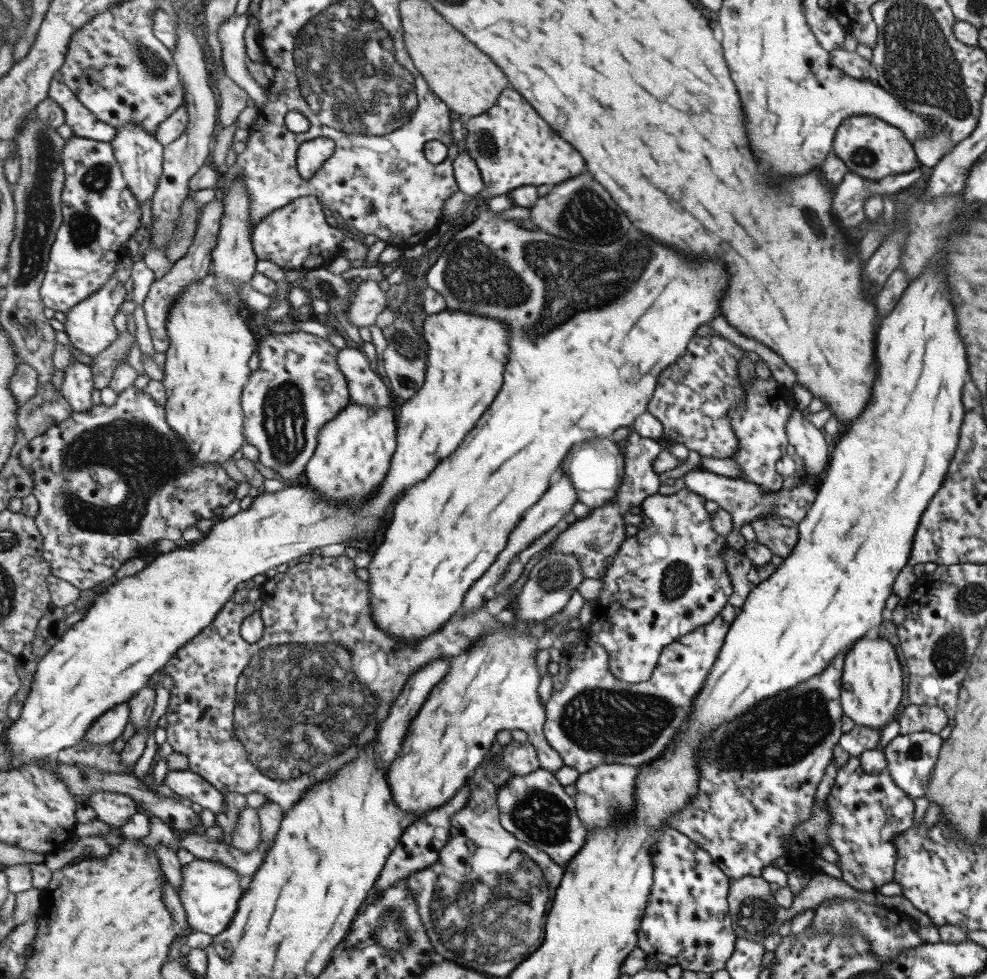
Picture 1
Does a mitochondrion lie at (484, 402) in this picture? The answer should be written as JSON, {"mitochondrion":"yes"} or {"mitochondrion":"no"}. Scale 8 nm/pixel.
{"mitochondrion":"no"}

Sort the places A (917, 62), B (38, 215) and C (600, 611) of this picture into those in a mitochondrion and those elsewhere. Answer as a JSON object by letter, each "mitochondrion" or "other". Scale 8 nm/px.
{"A":"mitochondrion","B":"mitochondrion","C":"other"}

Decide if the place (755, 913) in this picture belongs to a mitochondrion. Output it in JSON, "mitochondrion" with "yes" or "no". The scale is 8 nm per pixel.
{"mitochondrion":"yes"}

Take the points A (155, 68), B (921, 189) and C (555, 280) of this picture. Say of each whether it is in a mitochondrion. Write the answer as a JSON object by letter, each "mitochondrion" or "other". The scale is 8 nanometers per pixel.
{"A":"mitochondrion","B":"other","C":"mitochondrion"}

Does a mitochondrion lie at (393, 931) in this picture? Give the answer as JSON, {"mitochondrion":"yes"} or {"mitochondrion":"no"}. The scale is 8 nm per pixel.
{"mitochondrion":"yes"}

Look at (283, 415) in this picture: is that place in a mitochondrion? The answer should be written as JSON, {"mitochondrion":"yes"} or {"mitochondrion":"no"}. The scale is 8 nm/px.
{"mitochondrion":"yes"}

